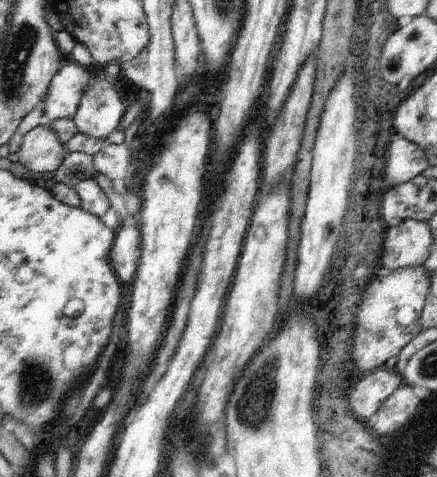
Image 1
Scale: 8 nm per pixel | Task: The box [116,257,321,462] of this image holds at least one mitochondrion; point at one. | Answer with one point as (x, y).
(253, 402)

